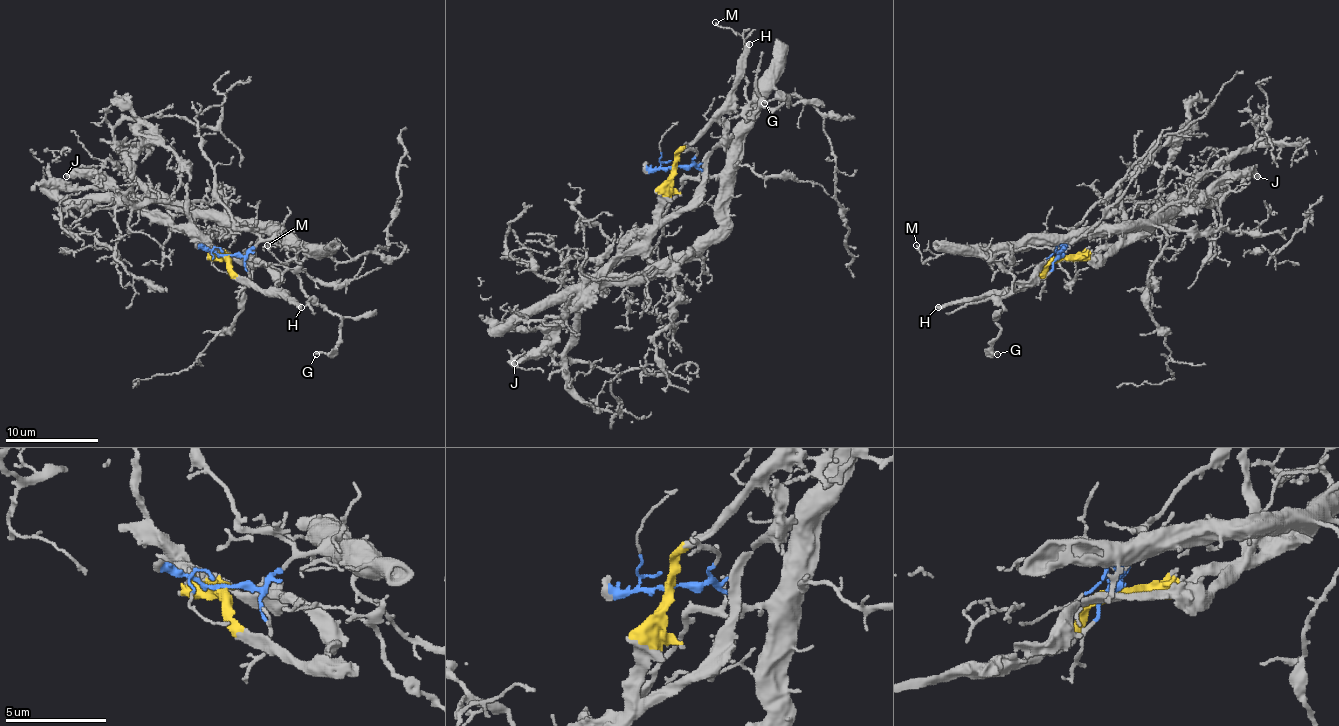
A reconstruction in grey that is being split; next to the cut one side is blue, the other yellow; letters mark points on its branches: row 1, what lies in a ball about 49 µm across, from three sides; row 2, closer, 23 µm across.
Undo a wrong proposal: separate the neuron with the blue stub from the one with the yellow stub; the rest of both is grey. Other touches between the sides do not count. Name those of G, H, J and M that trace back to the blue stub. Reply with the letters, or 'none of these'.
G, M

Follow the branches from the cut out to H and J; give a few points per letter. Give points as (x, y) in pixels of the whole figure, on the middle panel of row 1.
H: (675, 167), (675, 155), (710, 122), (726, 99), (736, 78), (738, 59), (750, 43)
J: (675, 167), (668, 202), (661, 209), (658, 221), (616, 260), (591, 293), (551, 333), (513, 363)

